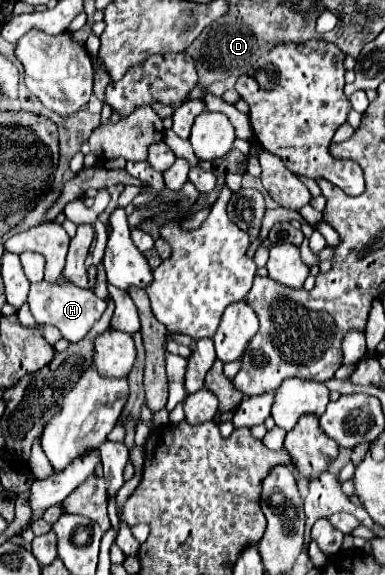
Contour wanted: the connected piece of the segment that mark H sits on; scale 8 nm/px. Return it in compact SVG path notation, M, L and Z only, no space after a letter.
M32 283L30 295L28 295L30 311L38 323L54 325L60 329L64 339L70 343L78 343L86 337L86 333L92 329L92 325L102 317L106 309L106 301L98 299L92 289L80 289L74 283Z

